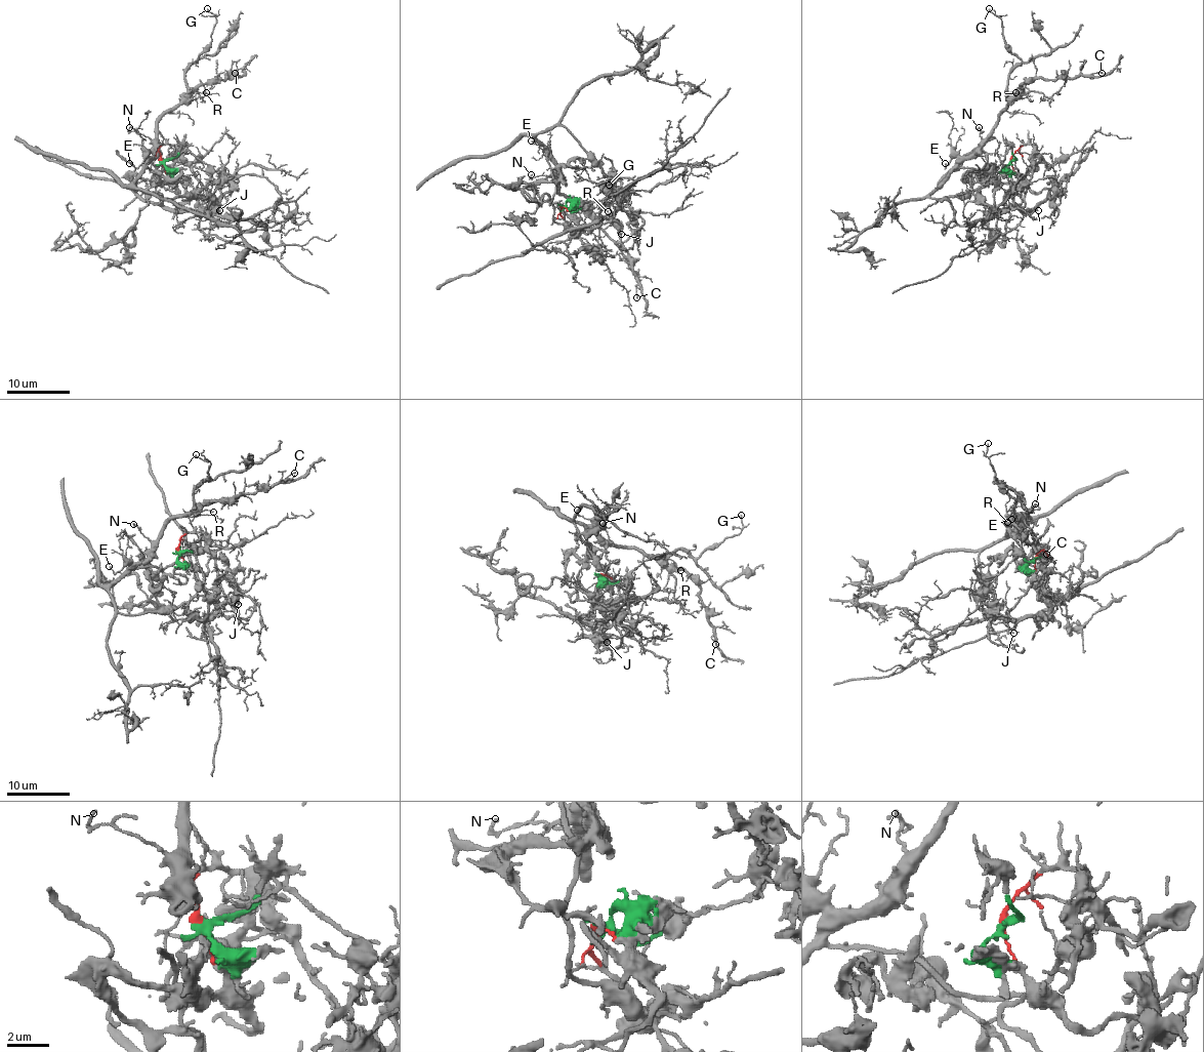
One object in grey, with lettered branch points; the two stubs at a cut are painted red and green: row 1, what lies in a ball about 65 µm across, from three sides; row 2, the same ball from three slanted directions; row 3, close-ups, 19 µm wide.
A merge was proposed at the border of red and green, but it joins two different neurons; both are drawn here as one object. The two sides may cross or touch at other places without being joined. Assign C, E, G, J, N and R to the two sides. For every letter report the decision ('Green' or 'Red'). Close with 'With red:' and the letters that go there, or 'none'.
C: Green
E: Green
G: Green
J: Red
N: Green
R: Green
With red: J

